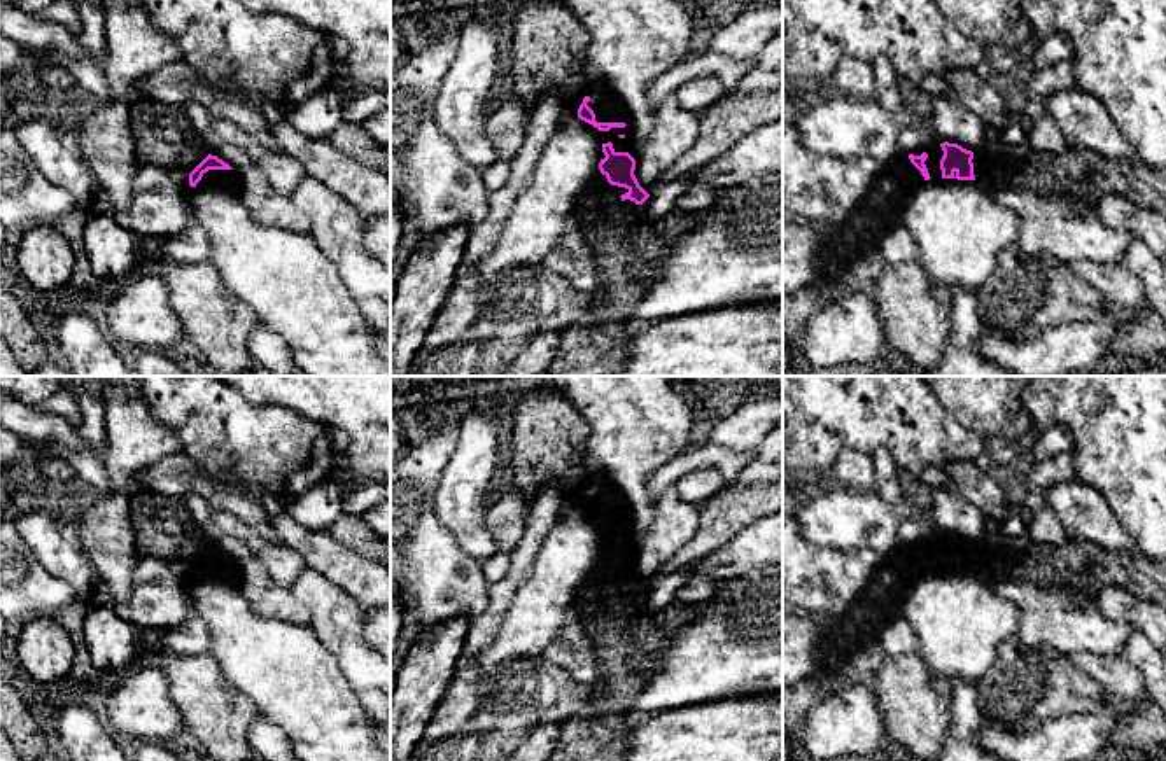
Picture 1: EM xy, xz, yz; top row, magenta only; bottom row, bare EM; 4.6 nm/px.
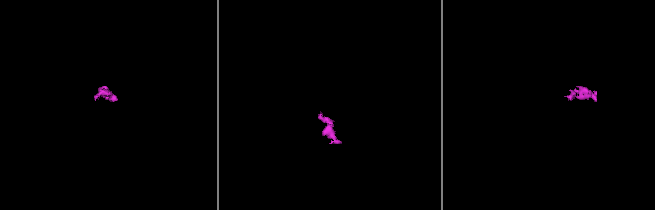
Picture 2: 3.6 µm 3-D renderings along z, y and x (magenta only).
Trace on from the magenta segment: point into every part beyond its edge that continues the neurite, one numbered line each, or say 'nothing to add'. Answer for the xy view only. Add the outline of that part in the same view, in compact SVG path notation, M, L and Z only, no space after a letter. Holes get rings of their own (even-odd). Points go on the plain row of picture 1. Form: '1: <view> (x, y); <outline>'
1: xy (228, 572); M208 562L203 565L196 581L214 581L222 584L240 586L240 563L238 562Z

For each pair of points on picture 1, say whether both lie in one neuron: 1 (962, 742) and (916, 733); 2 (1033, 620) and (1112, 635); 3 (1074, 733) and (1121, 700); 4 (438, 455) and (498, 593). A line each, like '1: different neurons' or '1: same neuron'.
1: different neurons
2: same neuron
3: same neuron
4: different neurons

